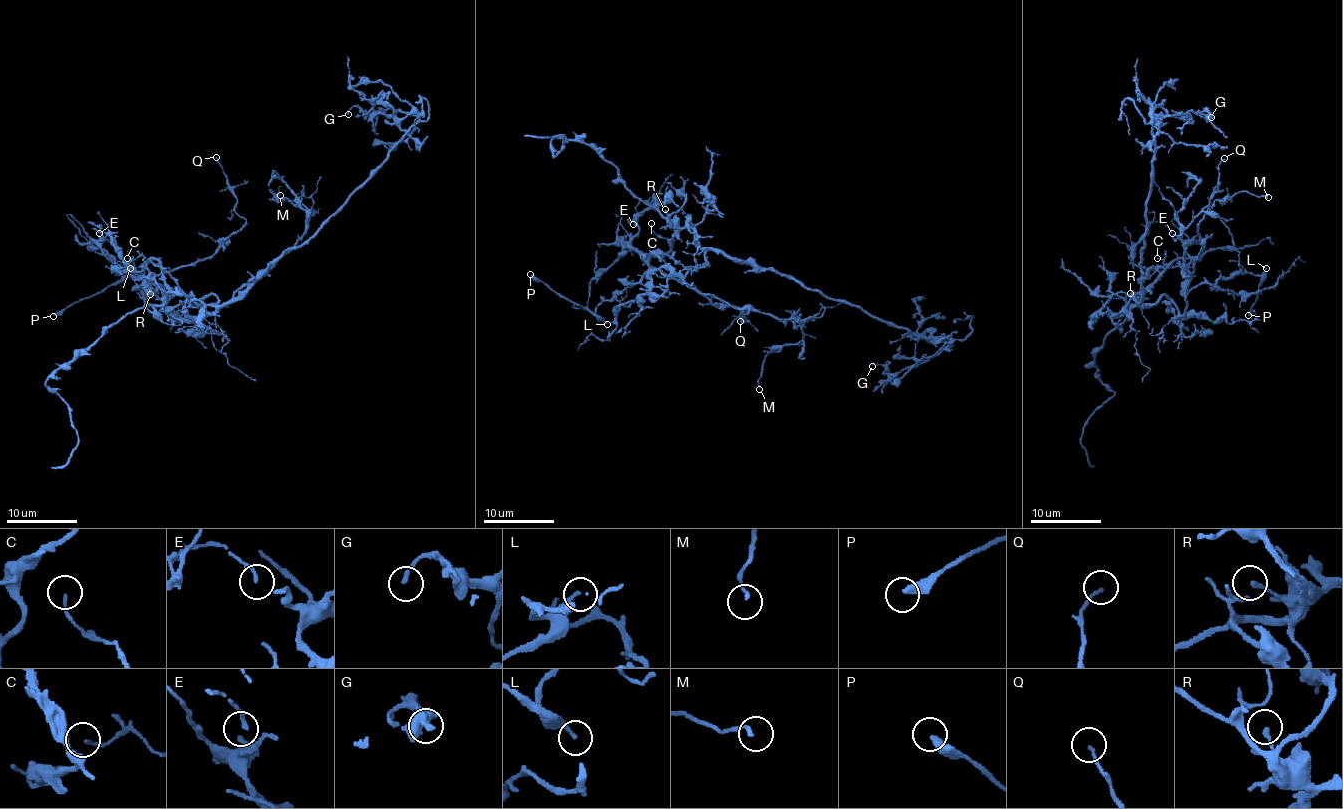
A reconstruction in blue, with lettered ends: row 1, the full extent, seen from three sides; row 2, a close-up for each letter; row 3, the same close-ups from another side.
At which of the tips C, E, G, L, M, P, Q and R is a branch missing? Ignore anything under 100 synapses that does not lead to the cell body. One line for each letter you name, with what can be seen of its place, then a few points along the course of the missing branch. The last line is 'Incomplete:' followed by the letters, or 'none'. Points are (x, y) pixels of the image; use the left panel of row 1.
Incomplete: none

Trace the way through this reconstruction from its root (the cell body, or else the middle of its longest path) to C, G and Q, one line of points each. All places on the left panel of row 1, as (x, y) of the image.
C: (235, 297), (221, 304), (199, 304), (187, 295), (174, 295), (159, 267), (143, 256), (134, 260), (127, 258)
G: (235, 297), (279, 257), (313, 235), (385, 159), (417, 119), (392, 108), (366, 113), (355, 106), (348, 114)
Q: (235, 297), (199, 304), (174, 295), (152, 258), (144, 275), (205, 259), (245, 222), (216, 157)

